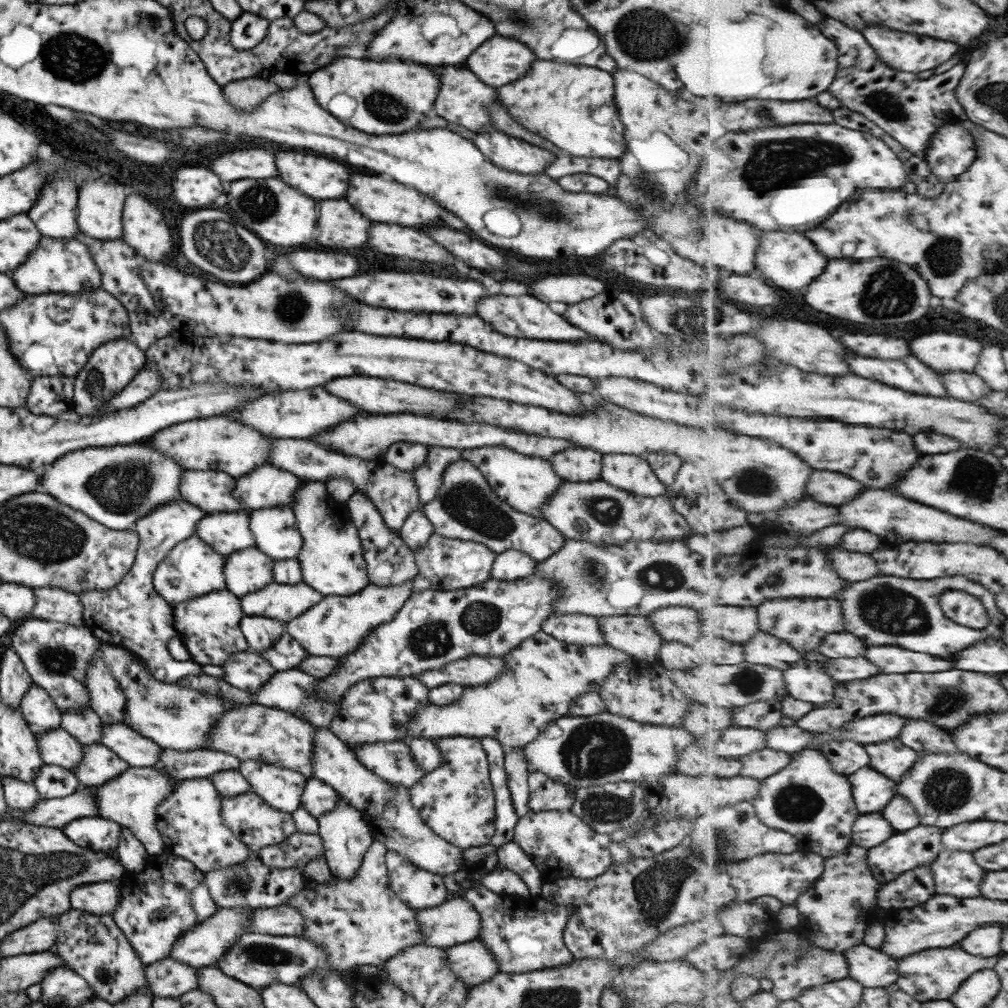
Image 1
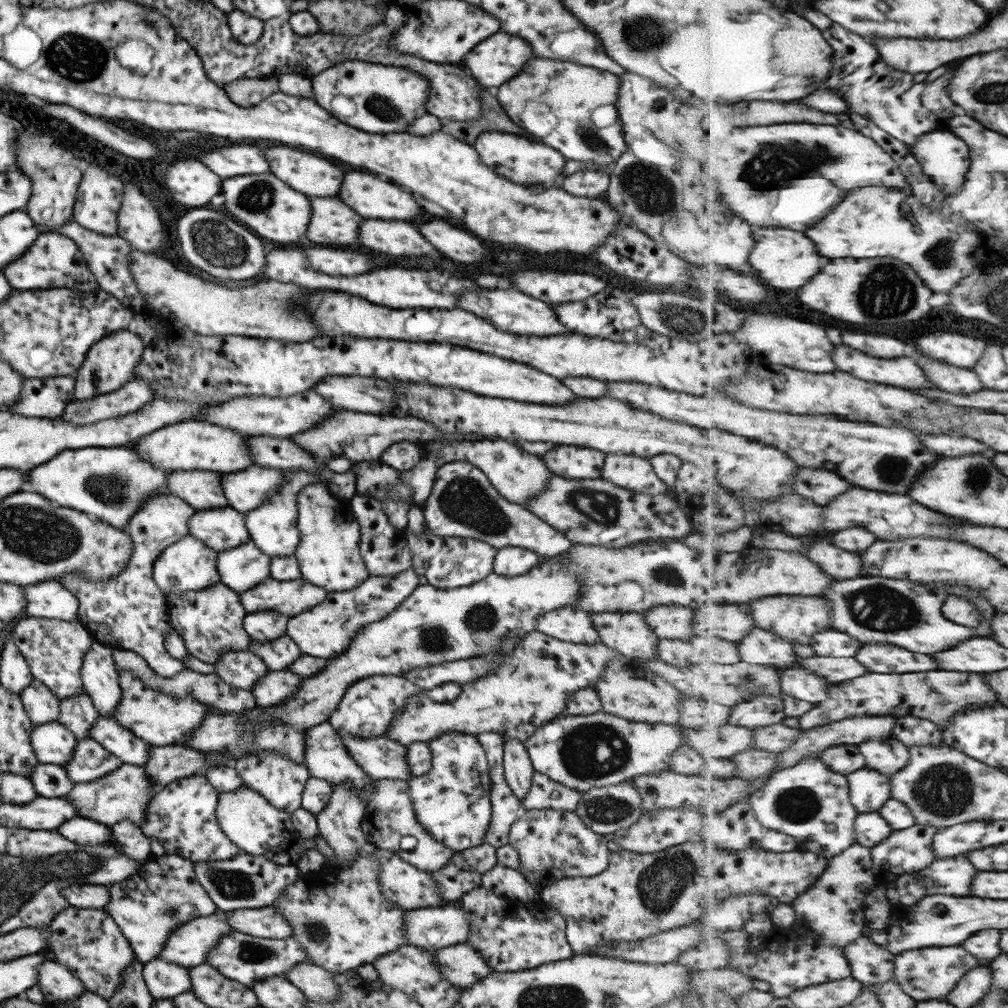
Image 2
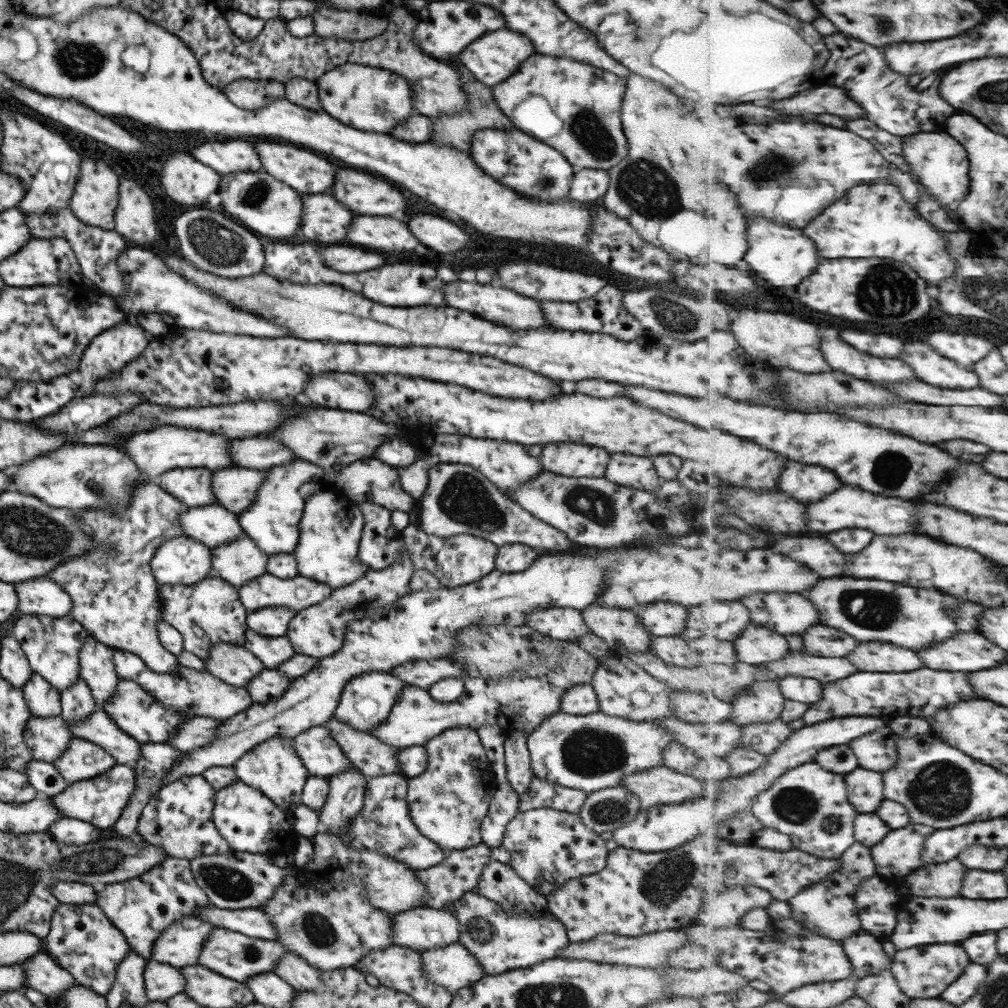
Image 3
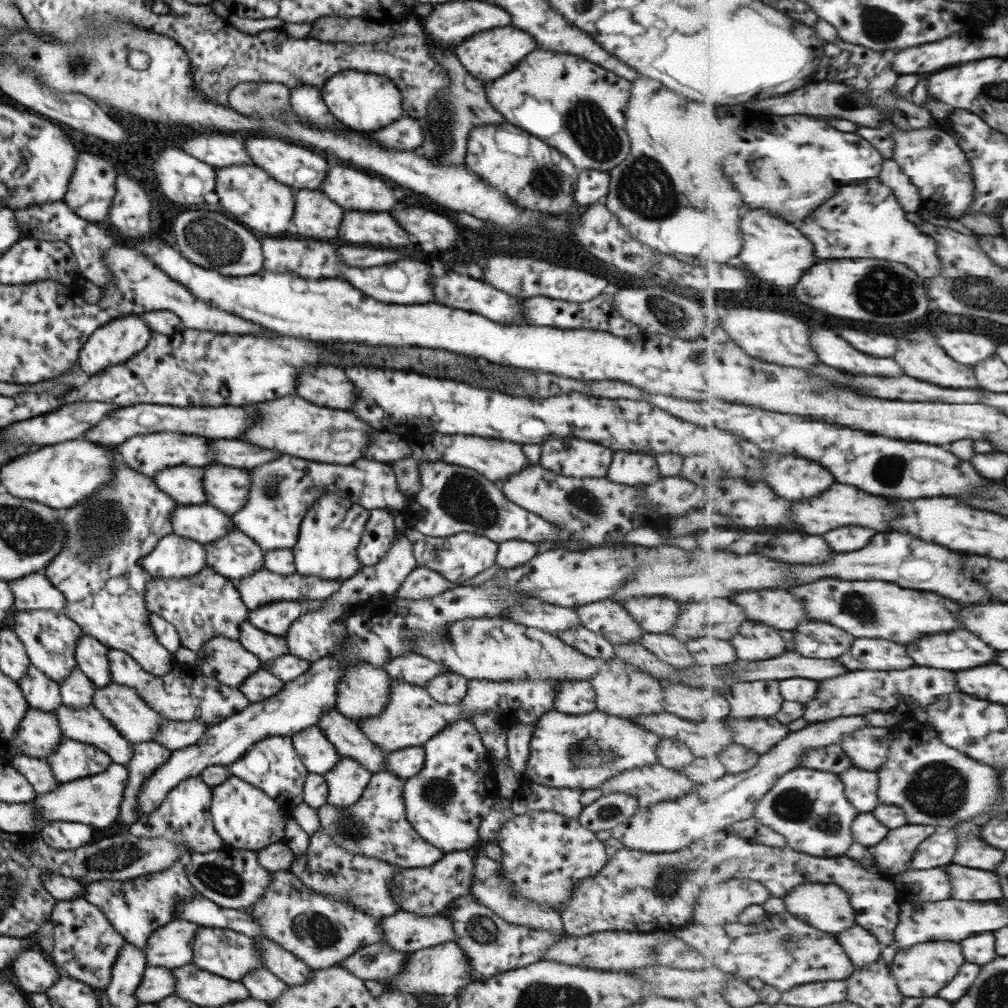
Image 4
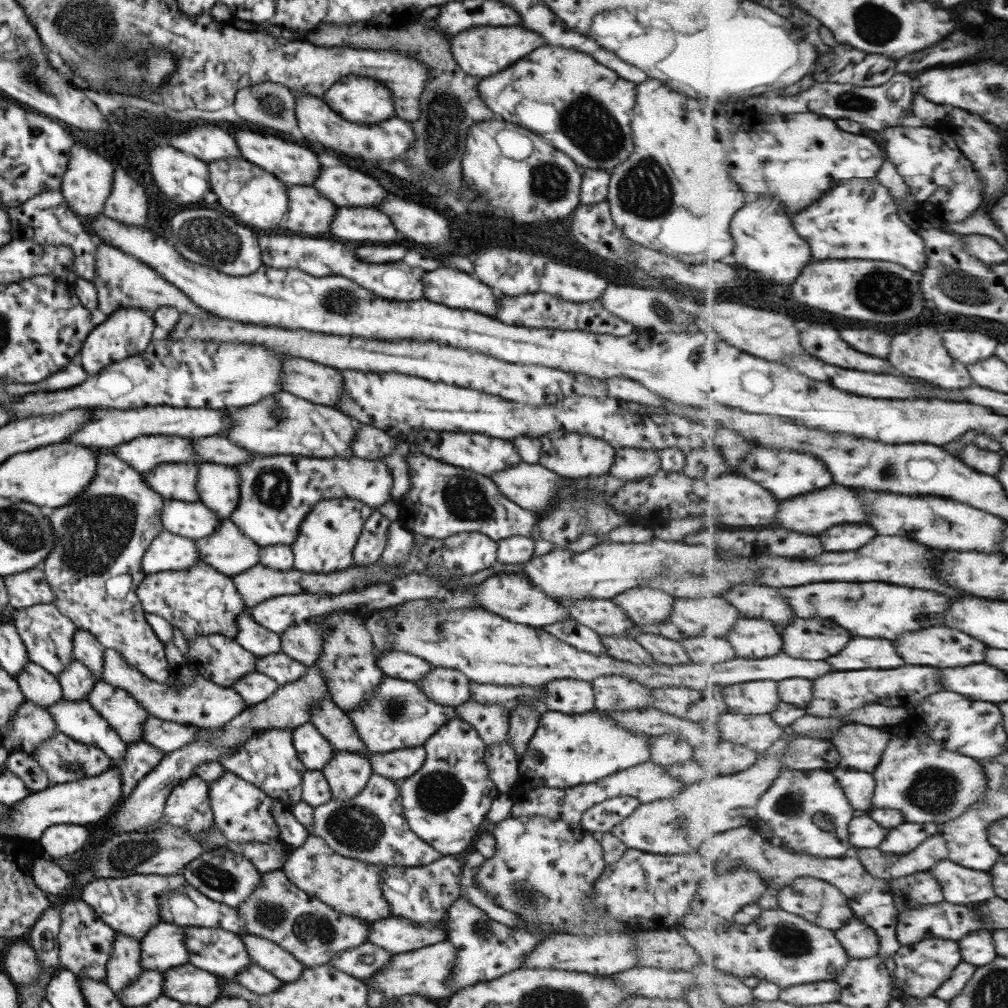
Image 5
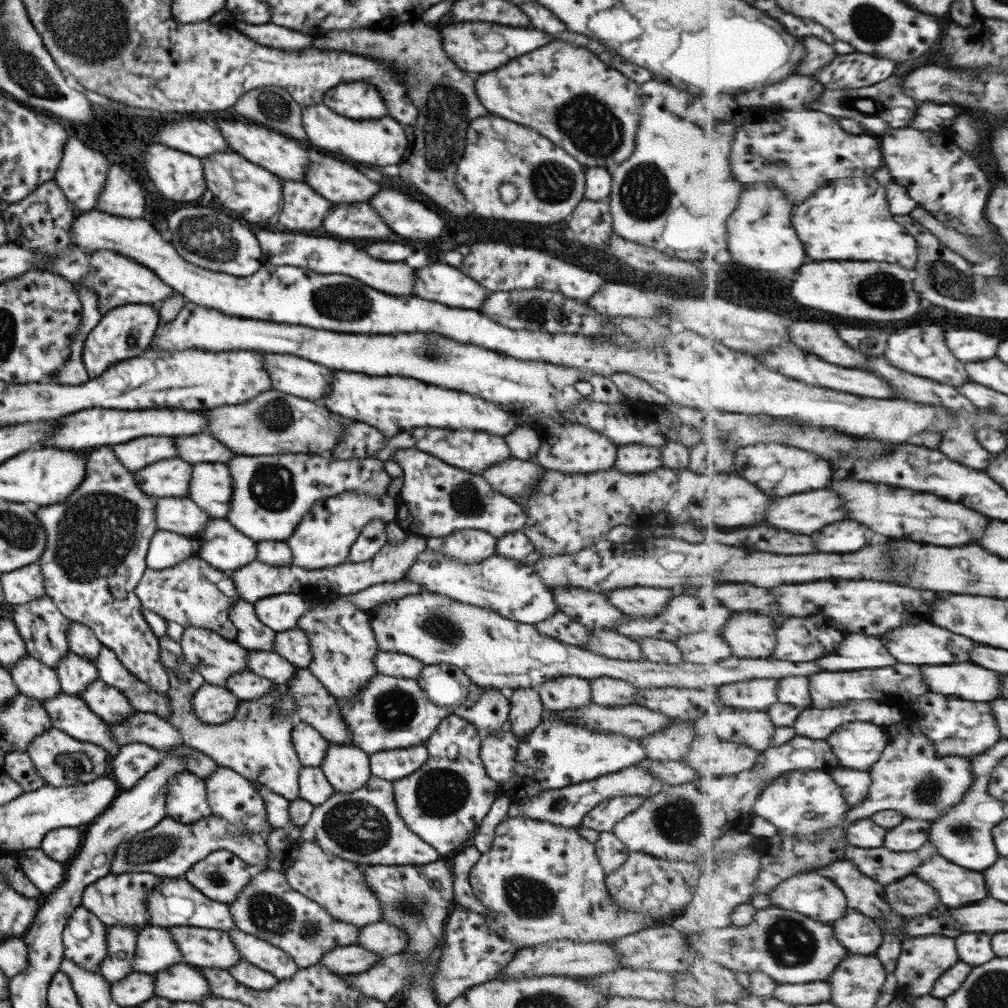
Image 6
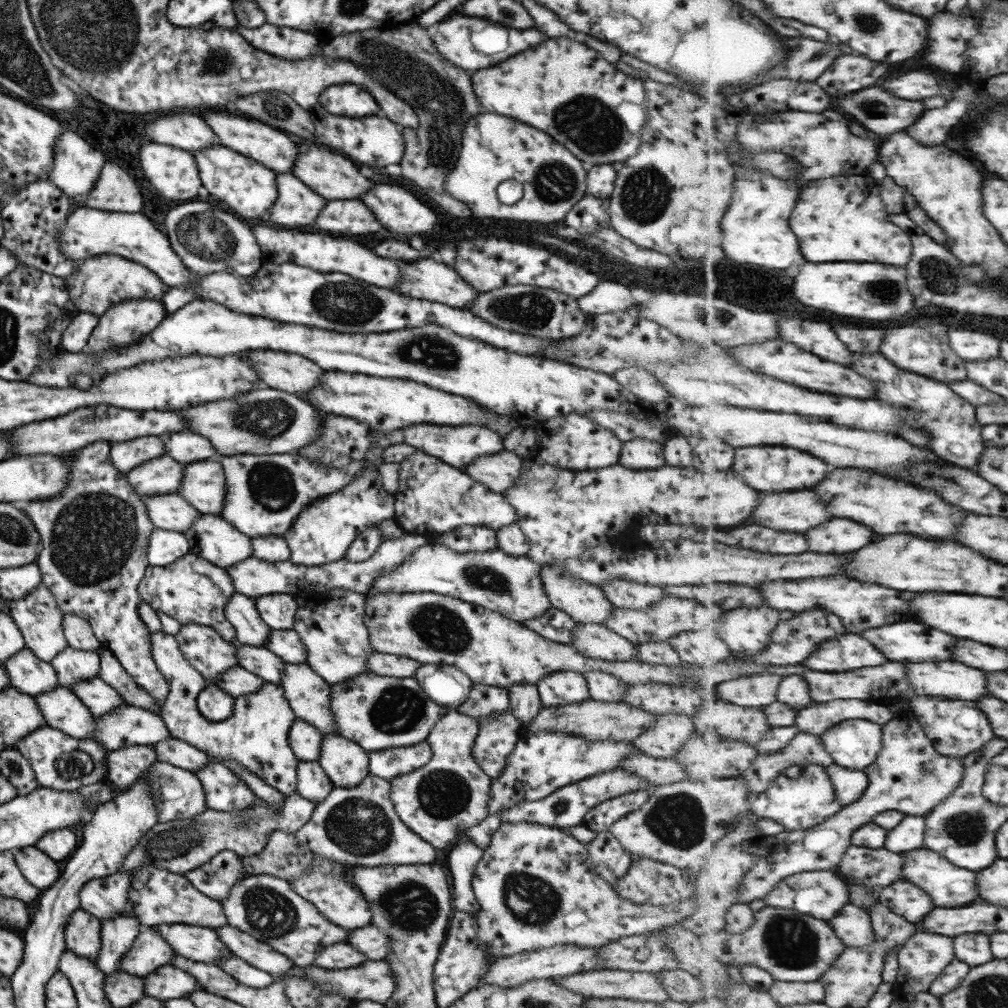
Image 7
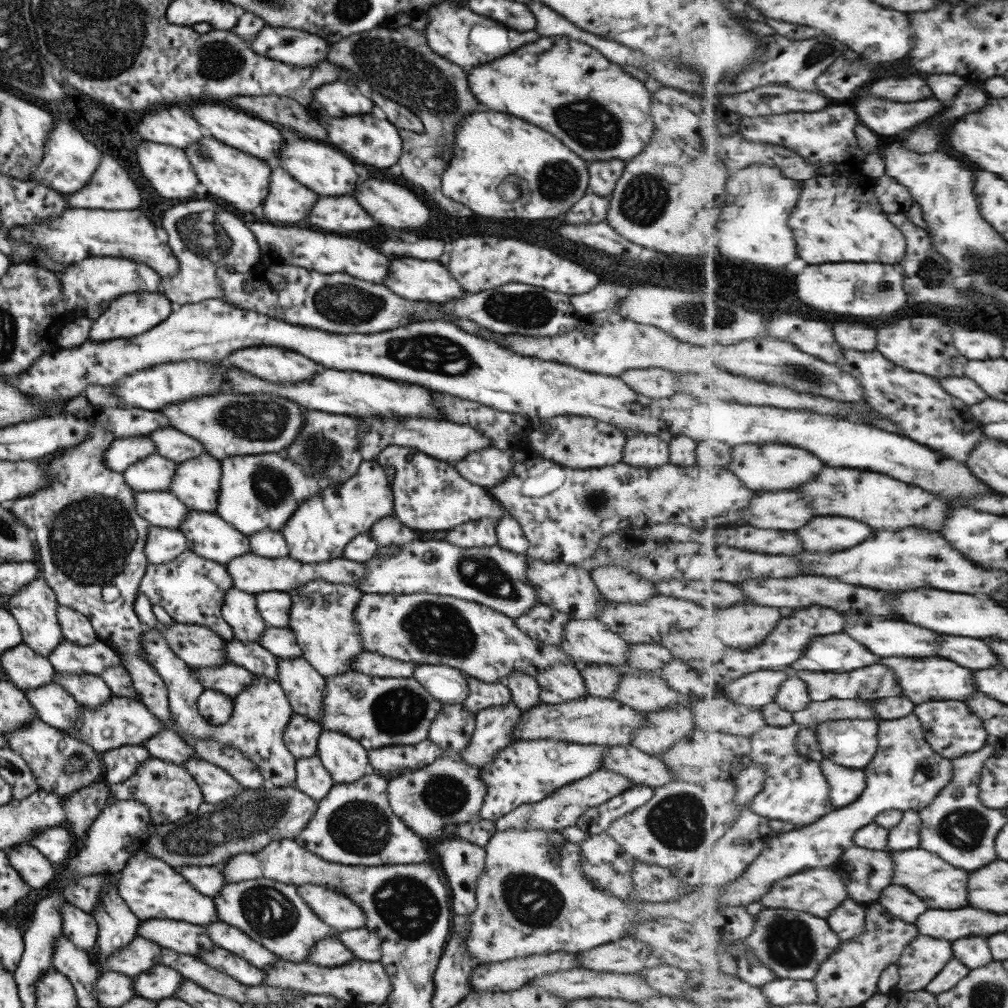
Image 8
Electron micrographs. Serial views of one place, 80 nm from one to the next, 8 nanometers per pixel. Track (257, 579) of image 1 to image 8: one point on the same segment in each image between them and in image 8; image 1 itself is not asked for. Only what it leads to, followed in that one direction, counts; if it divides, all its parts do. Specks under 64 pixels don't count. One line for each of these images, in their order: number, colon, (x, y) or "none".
2: (240, 568)
3: (238, 561)
4: (234, 555)
5: (226, 550)
6: (219, 544)
7: (211, 537)
8: (206, 535)

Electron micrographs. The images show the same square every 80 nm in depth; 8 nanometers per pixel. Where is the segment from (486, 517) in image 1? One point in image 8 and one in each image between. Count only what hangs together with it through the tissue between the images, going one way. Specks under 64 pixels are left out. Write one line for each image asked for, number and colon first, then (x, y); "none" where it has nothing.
2: (462, 502)
3: (458, 499)
4: (450, 499)
5: (442, 500)
6: (435, 499)
7: (432, 498)
8: (428, 494)

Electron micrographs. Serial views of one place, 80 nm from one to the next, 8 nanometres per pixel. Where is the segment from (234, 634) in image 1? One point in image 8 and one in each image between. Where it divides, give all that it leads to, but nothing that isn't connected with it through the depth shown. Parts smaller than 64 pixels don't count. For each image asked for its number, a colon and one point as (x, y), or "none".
2: (209, 621)
3: (209, 611)
4: (204, 605)
5: (199, 601)
6: (193, 594)
7: (190, 590)
8: (190, 589)

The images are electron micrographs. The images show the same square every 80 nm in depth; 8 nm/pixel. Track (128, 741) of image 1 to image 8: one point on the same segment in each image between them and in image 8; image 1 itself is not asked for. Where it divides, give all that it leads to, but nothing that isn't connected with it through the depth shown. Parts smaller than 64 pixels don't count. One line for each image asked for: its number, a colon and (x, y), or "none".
2: (122, 743)
3: (97, 728)
4: (86, 724)
5: (78, 720)
6: (69, 714)
7: (60, 708)
8: (55, 707)

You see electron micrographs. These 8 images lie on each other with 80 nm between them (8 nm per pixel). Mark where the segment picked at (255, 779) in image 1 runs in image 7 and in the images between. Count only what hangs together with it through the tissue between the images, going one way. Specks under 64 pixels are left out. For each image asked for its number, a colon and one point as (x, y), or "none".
2: (278, 780)
3: (271, 767)
4: (271, 765)
5: (268, 760)
6: (256, 743)
7: (255, 736)

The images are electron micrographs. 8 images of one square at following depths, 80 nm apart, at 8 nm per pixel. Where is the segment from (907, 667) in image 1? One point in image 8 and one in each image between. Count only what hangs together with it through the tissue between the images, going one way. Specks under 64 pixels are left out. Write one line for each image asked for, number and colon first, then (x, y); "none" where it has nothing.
2: (885, 658)
3: (872, 656)
4: (878, 654)
5: (861, 653)
6: (858, 652)
7: (849, 652)
8: (839, 653)

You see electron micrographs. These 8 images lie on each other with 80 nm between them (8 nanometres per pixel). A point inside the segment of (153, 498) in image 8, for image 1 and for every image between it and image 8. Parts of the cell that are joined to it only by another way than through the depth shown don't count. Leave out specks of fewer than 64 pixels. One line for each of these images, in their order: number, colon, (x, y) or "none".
1: (226, 532)
2: (221, 528)
3: (212, 525)
4: (200, 522)
5: (193, 520)
6: (181, 515)
7: (170, 512)

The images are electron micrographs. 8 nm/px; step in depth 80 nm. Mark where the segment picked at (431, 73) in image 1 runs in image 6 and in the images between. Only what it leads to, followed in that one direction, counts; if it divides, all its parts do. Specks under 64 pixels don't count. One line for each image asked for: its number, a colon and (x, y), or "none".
2: (387, 98)
3: (369, 99)
4: (364, 102)
5: (362, 100)
6: (357, 100)

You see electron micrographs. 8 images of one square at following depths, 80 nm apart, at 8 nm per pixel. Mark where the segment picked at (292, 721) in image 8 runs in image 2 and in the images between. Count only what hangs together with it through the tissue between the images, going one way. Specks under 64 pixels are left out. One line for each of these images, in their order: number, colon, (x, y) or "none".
2: (325, 757)
3: (320, 755)
4: (317, 754)
5: (311, 748)
6: (309, 745)
7: (304, 740)

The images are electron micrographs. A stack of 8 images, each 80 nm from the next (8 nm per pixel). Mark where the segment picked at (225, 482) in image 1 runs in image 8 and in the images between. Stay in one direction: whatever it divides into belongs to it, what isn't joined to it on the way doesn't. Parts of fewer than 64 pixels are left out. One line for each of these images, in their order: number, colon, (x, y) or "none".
2: (201, 490)
3: (191, 486)
4: (183, 484)
5: (175, 481)
6: (169, 477)
7: (159, 476)
8: (153, 473)

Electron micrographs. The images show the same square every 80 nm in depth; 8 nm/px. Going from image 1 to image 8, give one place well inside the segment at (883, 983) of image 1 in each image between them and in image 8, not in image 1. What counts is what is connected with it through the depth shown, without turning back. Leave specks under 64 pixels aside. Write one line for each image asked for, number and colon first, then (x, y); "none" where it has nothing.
2: (872, 963)
3: (865, 950)
4: (863, 947)
5: (861, 941)
6: (860, 933)
7: (853, 925)
8: (848, 921)

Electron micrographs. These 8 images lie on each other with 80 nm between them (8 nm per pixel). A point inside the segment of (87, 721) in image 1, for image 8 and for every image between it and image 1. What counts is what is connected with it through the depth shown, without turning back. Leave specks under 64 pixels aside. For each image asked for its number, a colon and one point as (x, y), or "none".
2: (76, 713)
3: (76, 702)
4: (76, 690)
5: (75, 681)
6: (74, 672)
7: (70, 665)
8: (68, 658)

